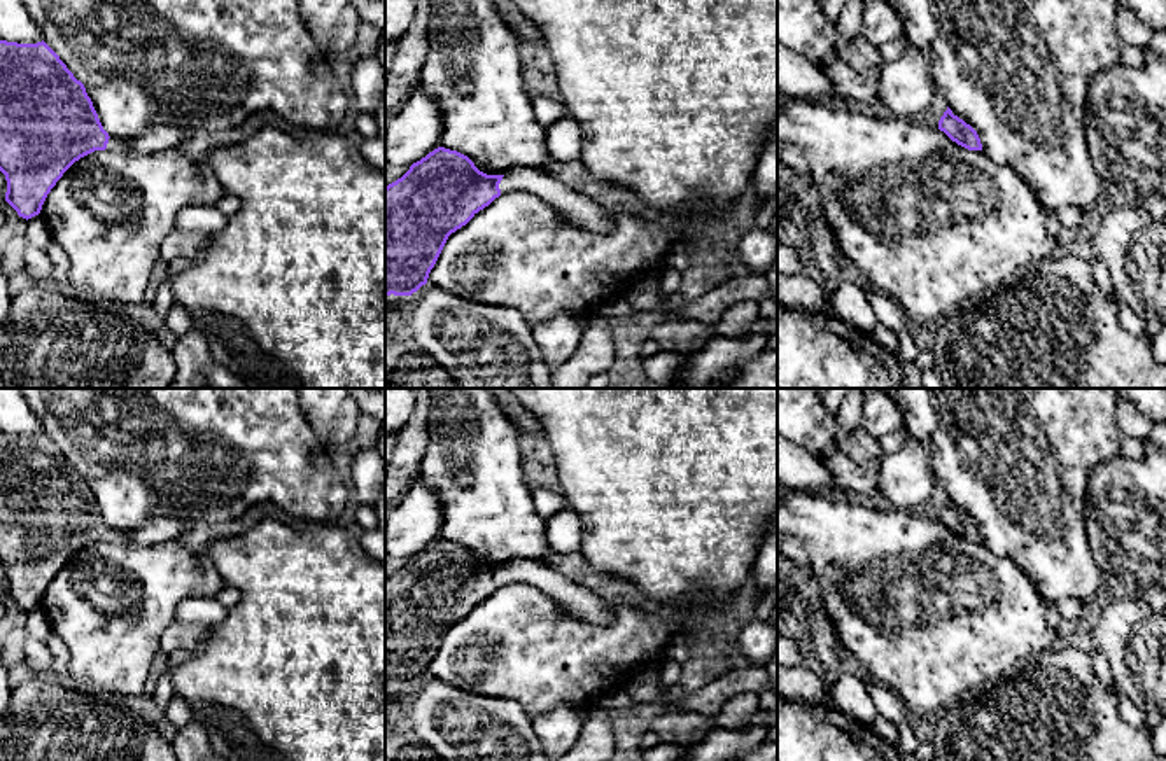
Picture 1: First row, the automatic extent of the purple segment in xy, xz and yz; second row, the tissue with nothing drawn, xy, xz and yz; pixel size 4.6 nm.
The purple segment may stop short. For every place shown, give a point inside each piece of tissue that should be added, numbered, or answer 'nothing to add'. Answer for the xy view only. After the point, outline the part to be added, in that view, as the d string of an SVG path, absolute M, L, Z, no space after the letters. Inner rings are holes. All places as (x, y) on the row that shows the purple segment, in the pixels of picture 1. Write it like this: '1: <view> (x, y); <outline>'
1: xy (158, 139); M156 126L135 140L110 136L107 150L124 154L149 154L179 149L184 140L184 131L179 126Z

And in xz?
1: xz (583, 212); M511 168L502 173L501 194L527 191L562 212L572 224L594 233L609 233L613 213L579 191L537 168Z

